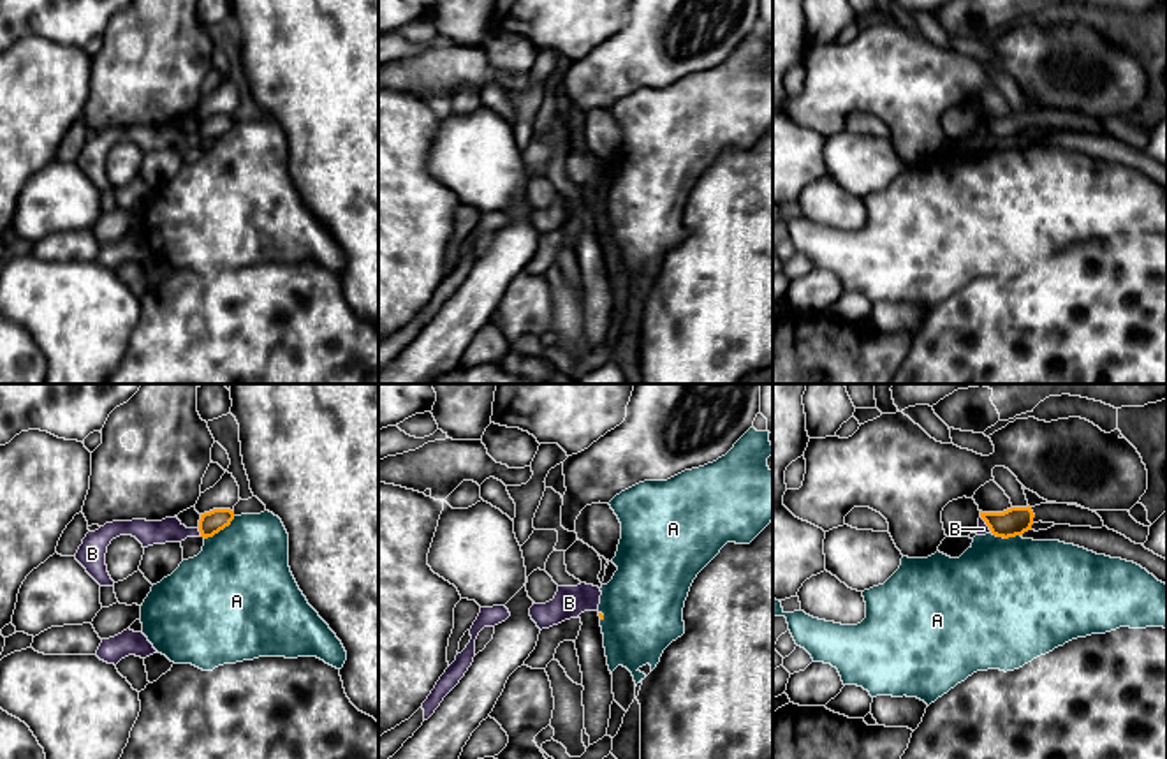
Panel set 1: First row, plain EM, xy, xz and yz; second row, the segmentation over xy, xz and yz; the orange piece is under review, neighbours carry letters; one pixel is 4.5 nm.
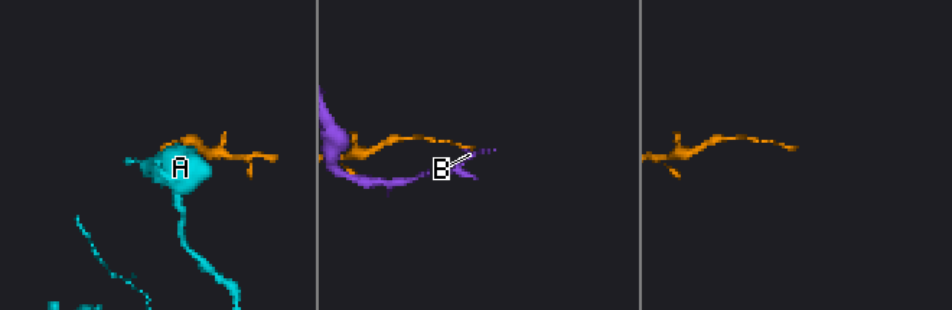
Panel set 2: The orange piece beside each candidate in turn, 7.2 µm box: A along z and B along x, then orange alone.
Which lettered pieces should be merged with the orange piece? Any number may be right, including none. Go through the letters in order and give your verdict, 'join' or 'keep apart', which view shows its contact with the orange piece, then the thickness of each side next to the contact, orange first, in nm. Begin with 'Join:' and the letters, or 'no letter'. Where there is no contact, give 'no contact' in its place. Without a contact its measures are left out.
Join: no letter
A: keep apart; contact in xy; calibres 110 and 440 nm
B: keep apart; contact in xy; calibres 110 and 110 nm

